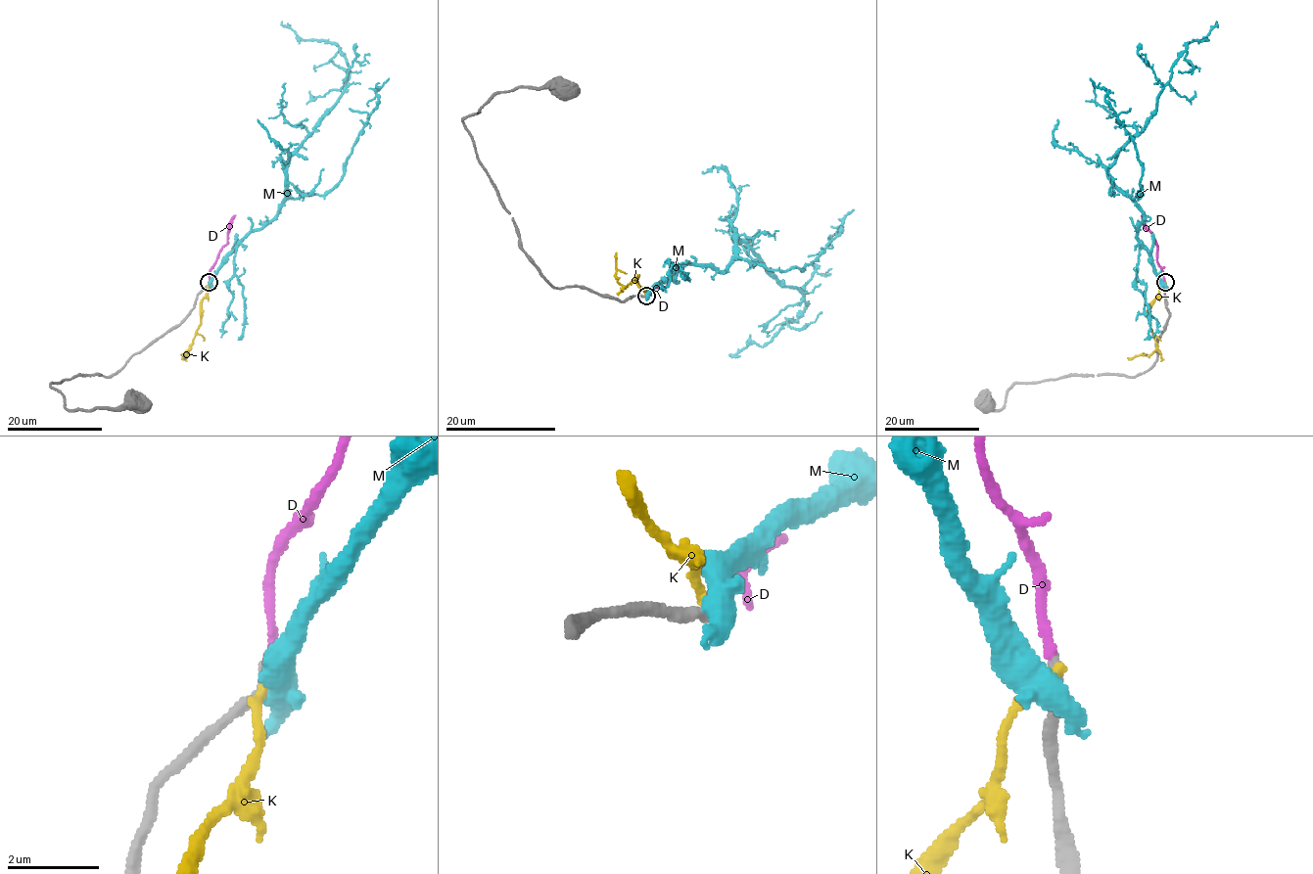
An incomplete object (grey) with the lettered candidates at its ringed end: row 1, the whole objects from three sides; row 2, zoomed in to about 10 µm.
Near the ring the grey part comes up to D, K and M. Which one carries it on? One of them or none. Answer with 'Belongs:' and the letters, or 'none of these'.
Belongs: D

